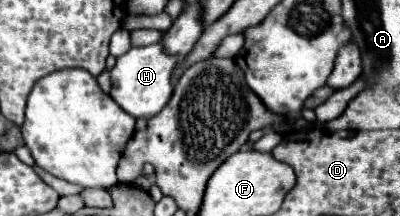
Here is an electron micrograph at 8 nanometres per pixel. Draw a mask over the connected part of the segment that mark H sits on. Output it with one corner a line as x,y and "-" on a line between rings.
148,45
148,47
132,47
128,53
120,55
116,59
116,65
110,71
110,79
112,79
112,89
110,95
112,99
132,117
140,119
150,119
156,113
160,113
164,109
164,105
168,103
170,95
172,95
172,85
170,85
170,77
172,71
178,63
178,57
170,57
162,51
162,45

